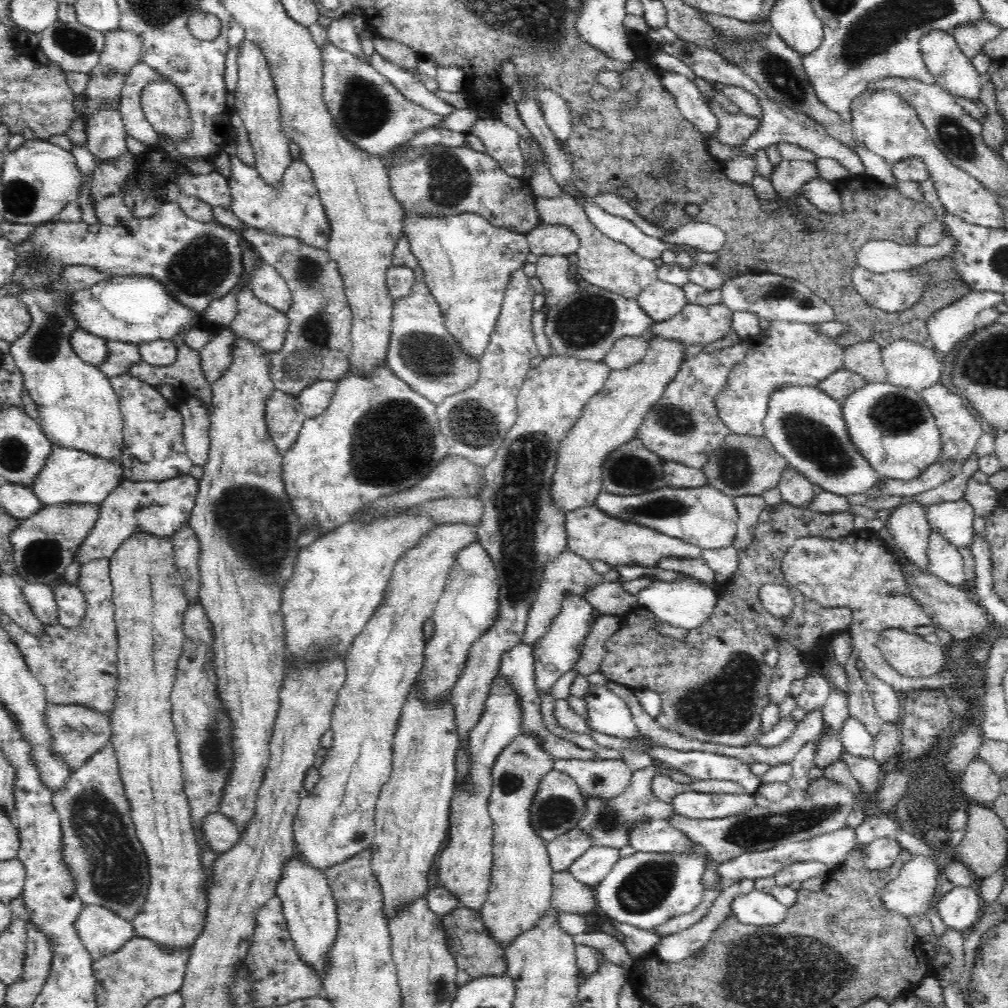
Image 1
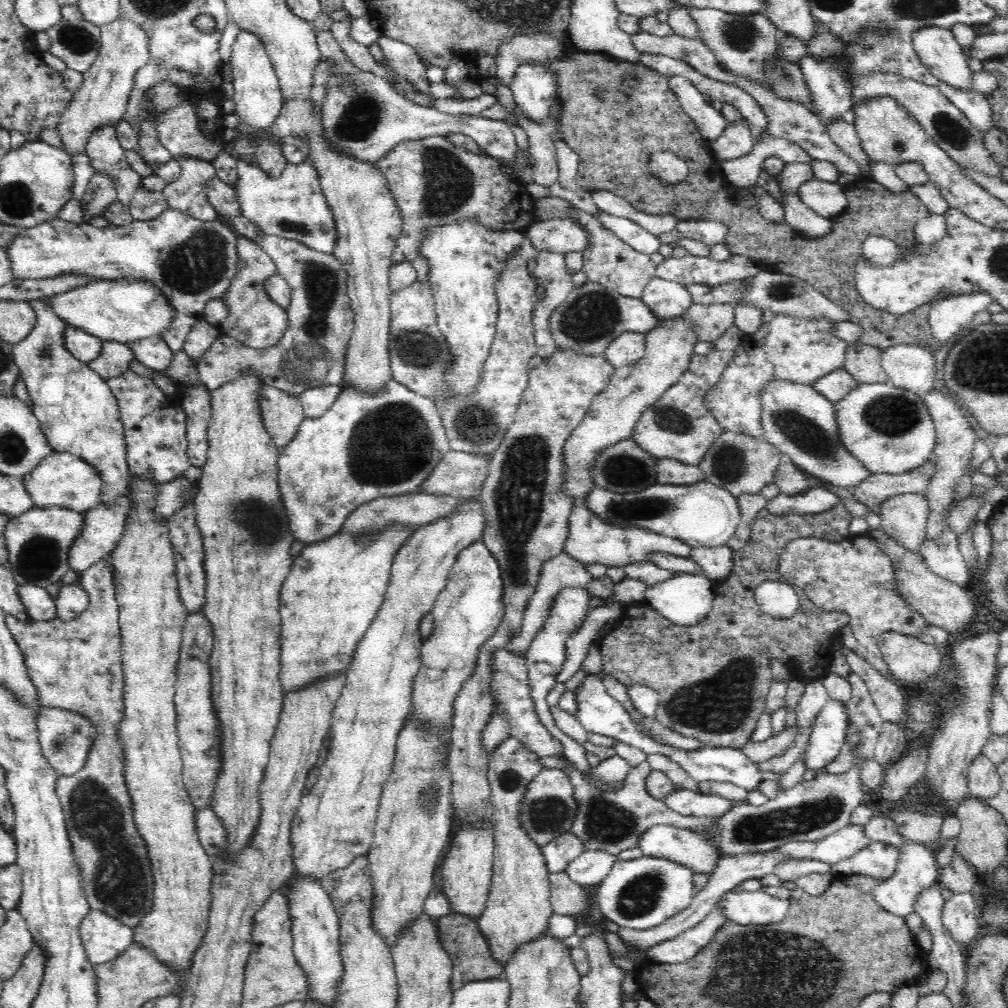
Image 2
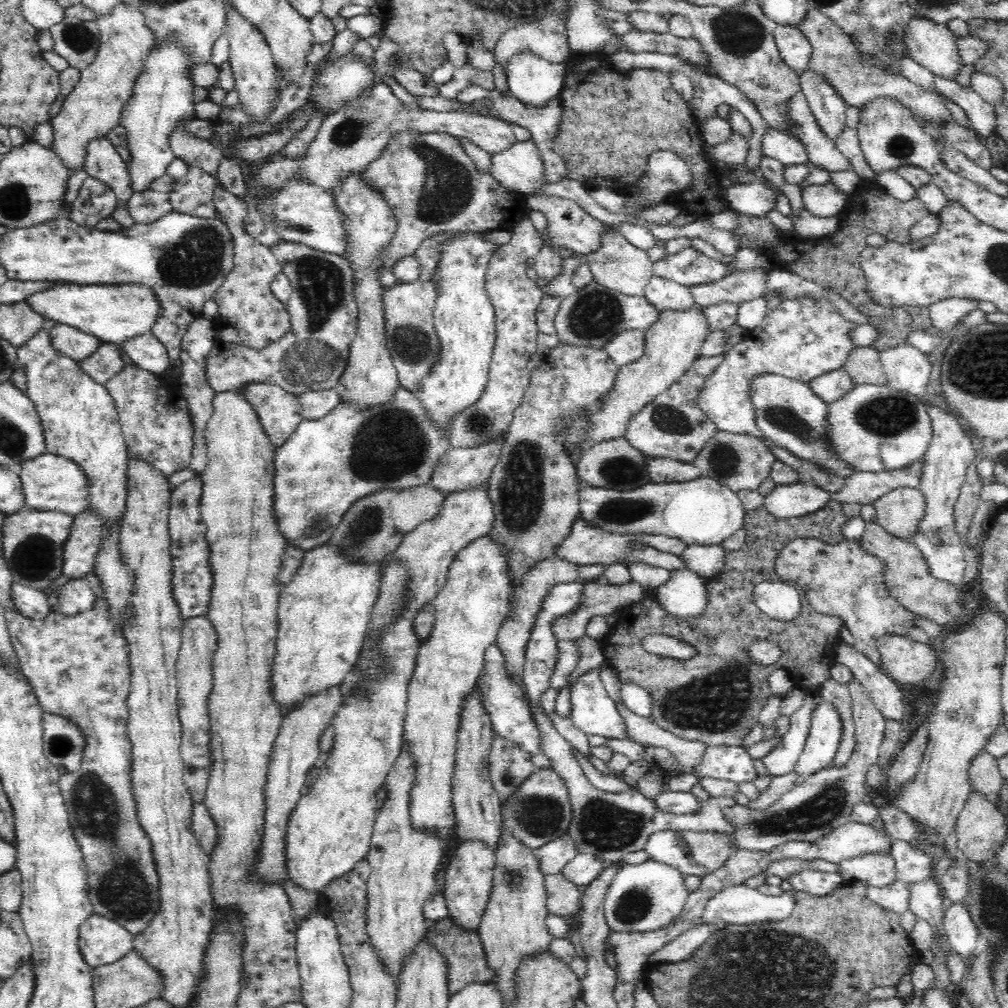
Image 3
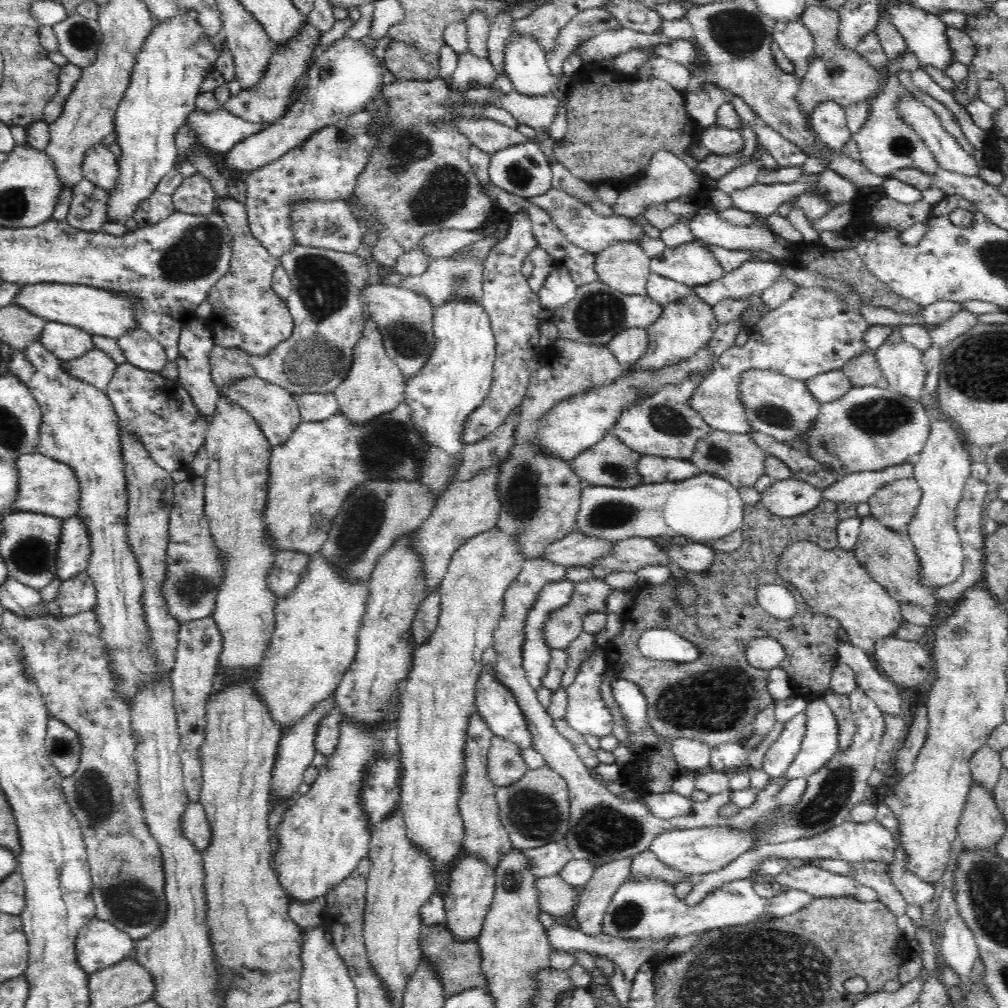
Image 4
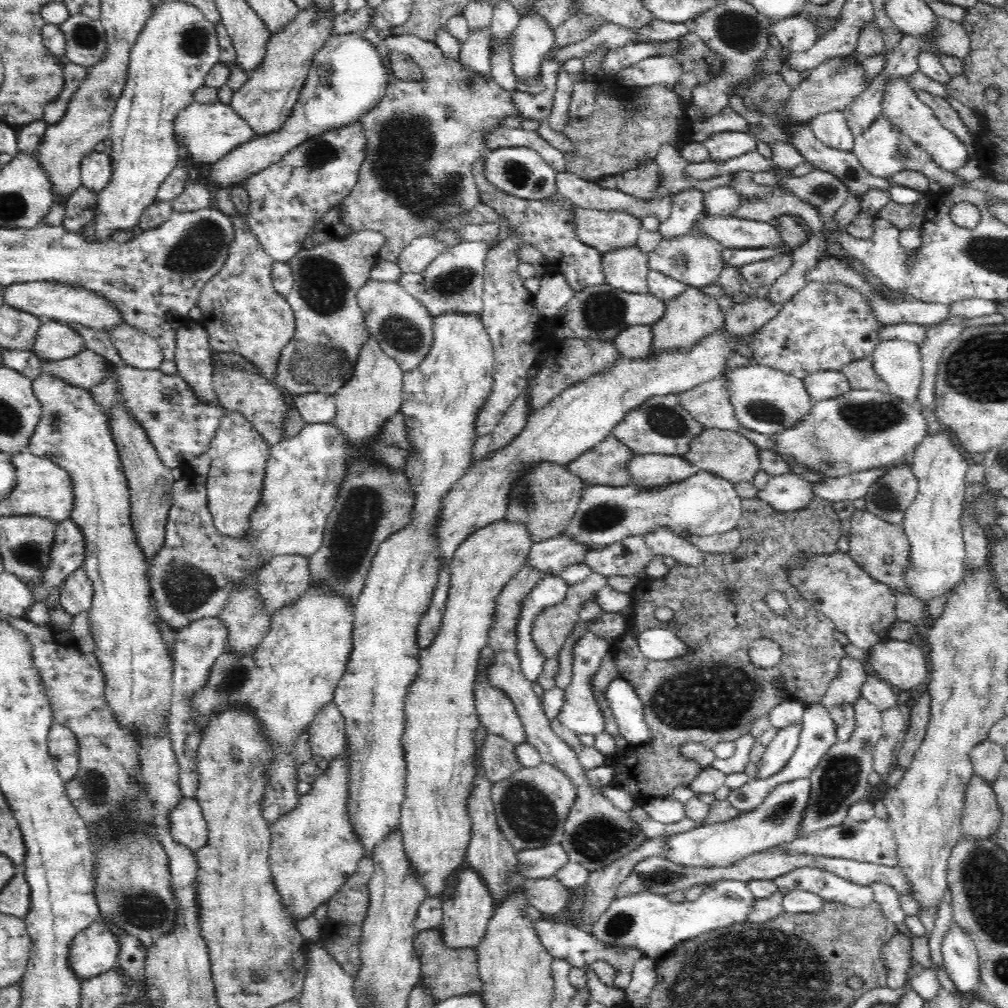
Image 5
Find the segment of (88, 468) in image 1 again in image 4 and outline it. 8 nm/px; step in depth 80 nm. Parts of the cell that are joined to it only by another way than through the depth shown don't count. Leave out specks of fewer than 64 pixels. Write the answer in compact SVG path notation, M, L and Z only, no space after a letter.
M40 453L21 454L15 460L19 485L17 486L16 498L11 504L10 512L32 512L47 514L60 520L66 520L77 514L79 509L79 488L72 469Z

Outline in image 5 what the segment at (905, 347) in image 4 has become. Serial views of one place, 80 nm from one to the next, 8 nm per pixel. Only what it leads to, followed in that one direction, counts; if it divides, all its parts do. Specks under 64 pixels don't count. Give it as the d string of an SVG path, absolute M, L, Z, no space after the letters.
M900 339L885 340L876 346L871 359L876 376L888 386L889 394L908 405L917 405L923 377L920 345Z

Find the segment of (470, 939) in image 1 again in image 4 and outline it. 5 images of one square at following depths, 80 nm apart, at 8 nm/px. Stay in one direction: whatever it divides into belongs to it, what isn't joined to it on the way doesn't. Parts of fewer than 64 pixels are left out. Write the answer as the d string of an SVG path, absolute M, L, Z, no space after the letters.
M445 923L434 926L422 925L419 934L419 947L423 958L427 960L427 968L440 981L441 994L444 998L460 994L468 988L486 988L487 982L480 968L480 949L476 940L456 942L445 928Z

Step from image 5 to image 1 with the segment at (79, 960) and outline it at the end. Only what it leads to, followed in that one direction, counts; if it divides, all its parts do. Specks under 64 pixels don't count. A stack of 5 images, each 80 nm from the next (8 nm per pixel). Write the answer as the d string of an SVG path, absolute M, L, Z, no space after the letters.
M84 906L76 928L83 945L94 961L114 954L132 940L132 923L116 916L103 906Z

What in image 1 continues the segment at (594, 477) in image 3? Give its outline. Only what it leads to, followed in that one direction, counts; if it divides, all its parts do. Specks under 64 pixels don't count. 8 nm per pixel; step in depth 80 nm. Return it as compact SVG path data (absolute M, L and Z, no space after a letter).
M633 437L632 440L621 444L616 450L610 452L604 459L603 469L601 470L602 491L619 495L631 495L644 494L659 489L664 485L662 480L663 462L664 459L650 452L638 440L638 437Z

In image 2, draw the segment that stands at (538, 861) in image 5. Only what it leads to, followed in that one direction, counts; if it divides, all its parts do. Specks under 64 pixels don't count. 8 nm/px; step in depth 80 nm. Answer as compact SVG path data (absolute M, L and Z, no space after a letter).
M572 832L561 834L541 847L546 871L550 874L565 872L567 864L584 851L581 840Z

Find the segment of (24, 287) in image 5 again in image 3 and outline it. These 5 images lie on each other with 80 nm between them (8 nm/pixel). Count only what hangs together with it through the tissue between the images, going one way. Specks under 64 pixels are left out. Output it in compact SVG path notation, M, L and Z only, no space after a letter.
M66 283L30 294L24 301L37 314L54 323L74 326L104 343L119 344L127 338L150 332L158 318L154 294L139 285L78 285Z

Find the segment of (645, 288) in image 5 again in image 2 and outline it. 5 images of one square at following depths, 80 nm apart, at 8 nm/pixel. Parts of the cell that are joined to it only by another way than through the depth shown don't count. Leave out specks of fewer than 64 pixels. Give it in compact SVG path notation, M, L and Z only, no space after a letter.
M540 198L539 205L535 207L540 220L548 220L552 217L578 217L588 233L590 233L590 244L583 251L584 264L582 270L588 274L590 282L596 282L610 291L618 292L630 298L641 298L645 287L656 276L656 265L652 262L650 255L638 252L632 246L626 244L622 238L618 237L612 229L606 227L596 216L579 209L572 209L568 202L561 201L560 198Z

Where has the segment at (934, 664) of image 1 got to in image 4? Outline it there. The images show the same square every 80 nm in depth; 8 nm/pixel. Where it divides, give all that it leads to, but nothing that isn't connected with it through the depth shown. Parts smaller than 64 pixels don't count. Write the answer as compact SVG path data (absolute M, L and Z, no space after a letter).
M897 636L876 641L872 659L882 676L903 688L922 684L932 670L931 655L926 648Z

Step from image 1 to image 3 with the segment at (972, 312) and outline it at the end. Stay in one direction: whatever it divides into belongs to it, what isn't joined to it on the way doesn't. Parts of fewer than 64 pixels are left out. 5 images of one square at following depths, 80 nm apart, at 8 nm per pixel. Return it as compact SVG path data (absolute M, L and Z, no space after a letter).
M962 298L940 300L929 306L931 328L933 332L948 332L971 310L977 308L980 301Z

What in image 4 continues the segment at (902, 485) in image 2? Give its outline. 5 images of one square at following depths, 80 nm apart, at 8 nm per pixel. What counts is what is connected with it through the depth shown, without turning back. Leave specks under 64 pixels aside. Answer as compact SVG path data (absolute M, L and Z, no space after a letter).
M904 461L880 470L852 472L841 476L832 486L821 490L821 497L836 504L867 502L878 487L902 477L913 477L913 462Z

